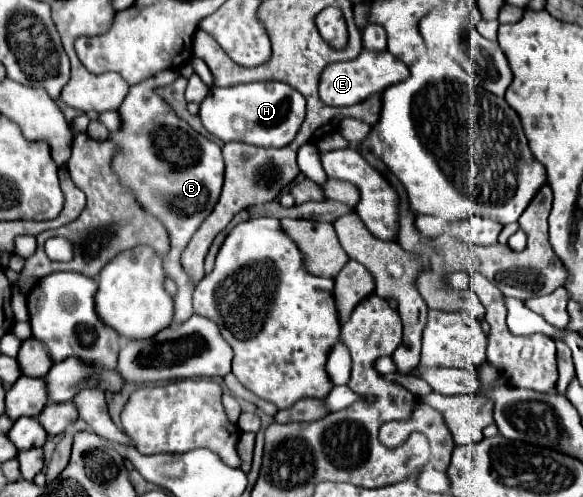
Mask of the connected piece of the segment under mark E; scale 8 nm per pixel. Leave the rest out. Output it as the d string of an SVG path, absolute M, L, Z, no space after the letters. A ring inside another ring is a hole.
M363 49L359 57L345 61L345 63L331 63L323 73L321 73L321 83L319 83L319 95L323 103L333 105L333 107L343 107L343 105L355 105L365 101L373 93L383 93L389 85L395 85L409 77L409 69L405 63L397 61L389 51L377 53Z

